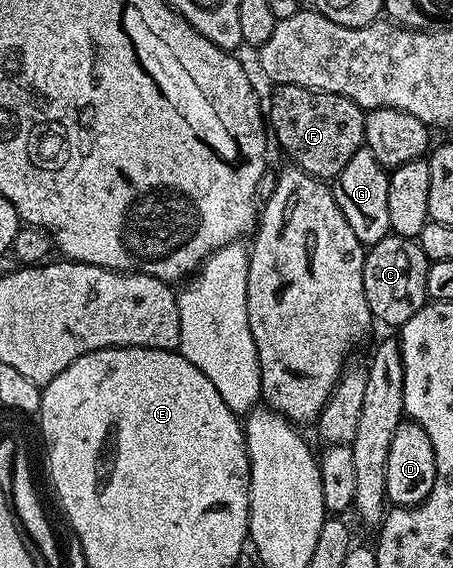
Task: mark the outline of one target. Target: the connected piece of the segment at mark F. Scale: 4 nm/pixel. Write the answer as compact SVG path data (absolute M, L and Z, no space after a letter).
M279 84L272 89L273 97L267 100L267 124L271 136L290 156L292 163L319 180L332 181L351 154L365 143L365 112L345 96L330 92L313 92L303 86Z

